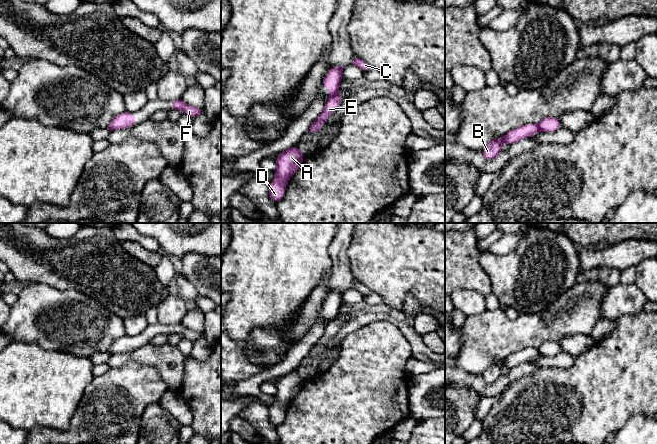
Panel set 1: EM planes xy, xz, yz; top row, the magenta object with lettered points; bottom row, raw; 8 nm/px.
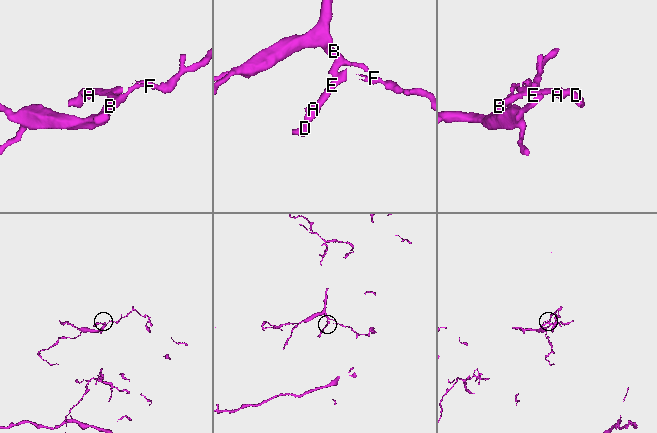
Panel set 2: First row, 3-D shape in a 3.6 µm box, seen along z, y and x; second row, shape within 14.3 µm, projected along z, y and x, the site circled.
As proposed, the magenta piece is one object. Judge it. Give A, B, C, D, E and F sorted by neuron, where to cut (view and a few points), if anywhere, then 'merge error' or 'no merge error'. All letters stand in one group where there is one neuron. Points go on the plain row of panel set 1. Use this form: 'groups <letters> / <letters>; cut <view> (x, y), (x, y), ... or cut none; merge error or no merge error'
groups A D E F / B C; cut xz (336, 316), (330, 321); merge error

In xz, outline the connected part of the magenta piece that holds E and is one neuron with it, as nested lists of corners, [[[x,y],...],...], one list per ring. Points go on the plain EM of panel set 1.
[[[336,317],[333,320],[329,321],[329,323],[326,325],[323,336],[312,347],[307,357],[314,358],[318,356],[322,352],[328,341],[338,332],[342,325],[343,319],[339,317]]]

